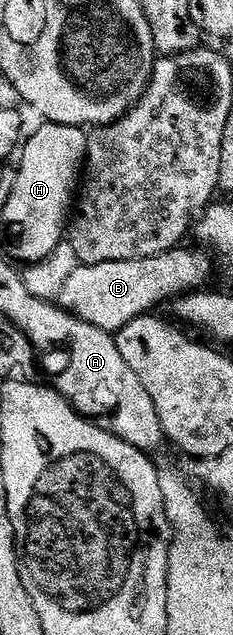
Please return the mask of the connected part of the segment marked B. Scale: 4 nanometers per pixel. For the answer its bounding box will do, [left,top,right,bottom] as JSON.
[56,248,211,334]

